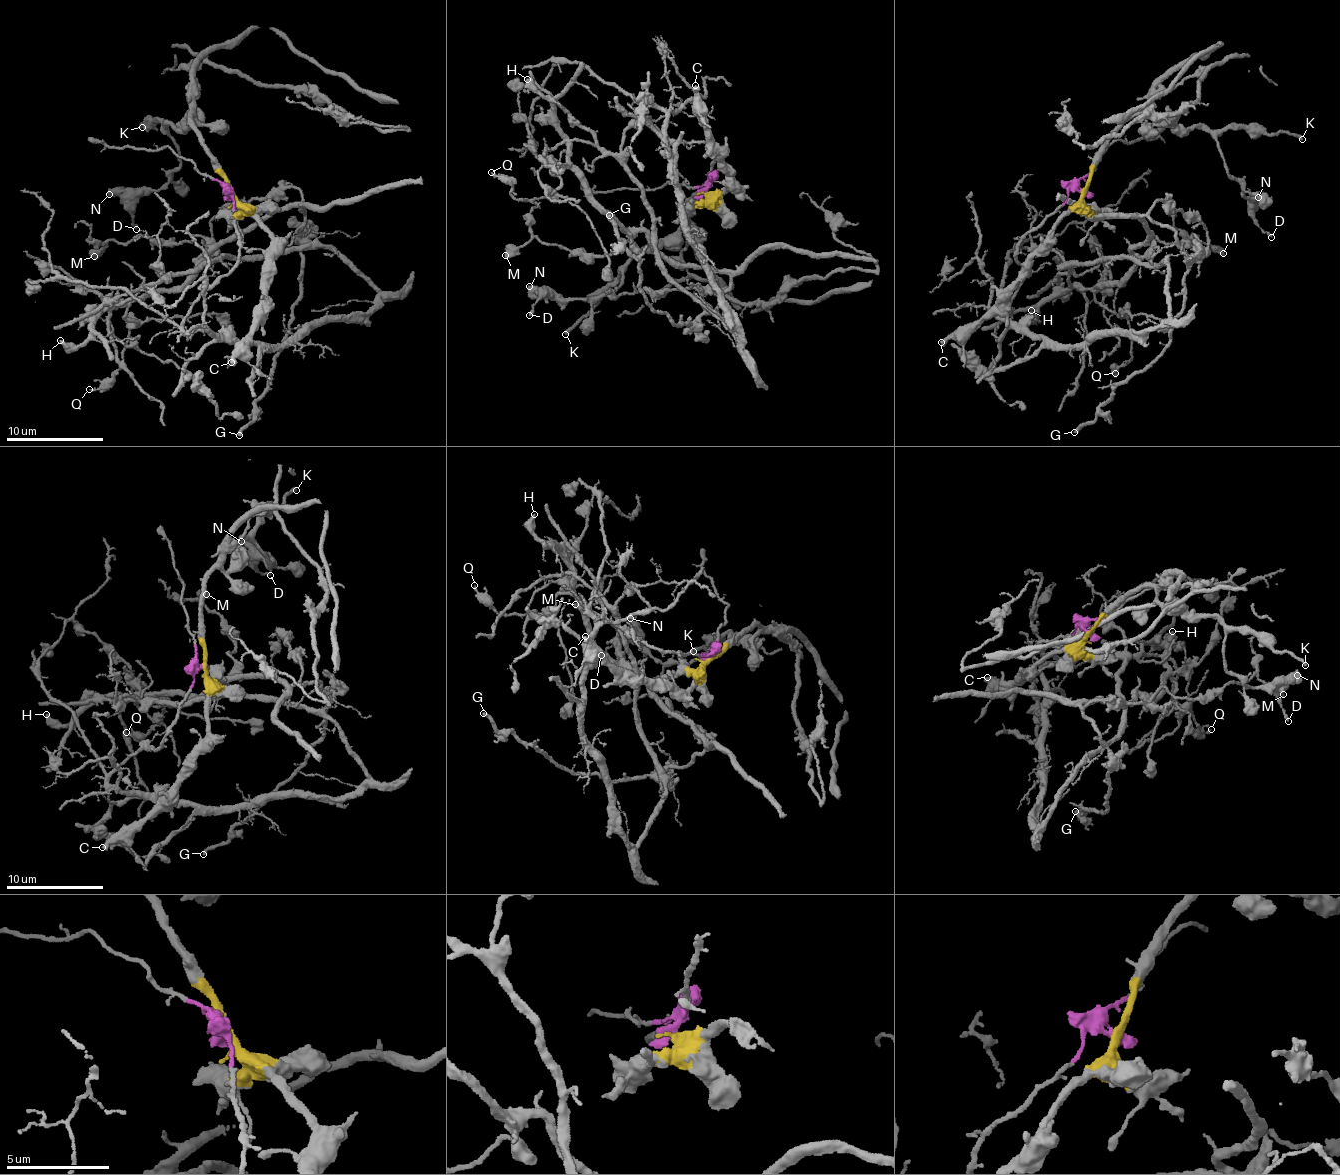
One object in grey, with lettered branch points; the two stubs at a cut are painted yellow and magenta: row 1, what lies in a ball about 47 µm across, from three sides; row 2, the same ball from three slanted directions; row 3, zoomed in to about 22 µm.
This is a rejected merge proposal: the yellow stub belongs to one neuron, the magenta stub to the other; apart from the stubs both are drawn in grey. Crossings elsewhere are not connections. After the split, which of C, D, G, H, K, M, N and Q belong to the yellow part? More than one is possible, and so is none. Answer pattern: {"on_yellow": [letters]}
{"on_yellow": ["C", "D", "K", "N"]}

